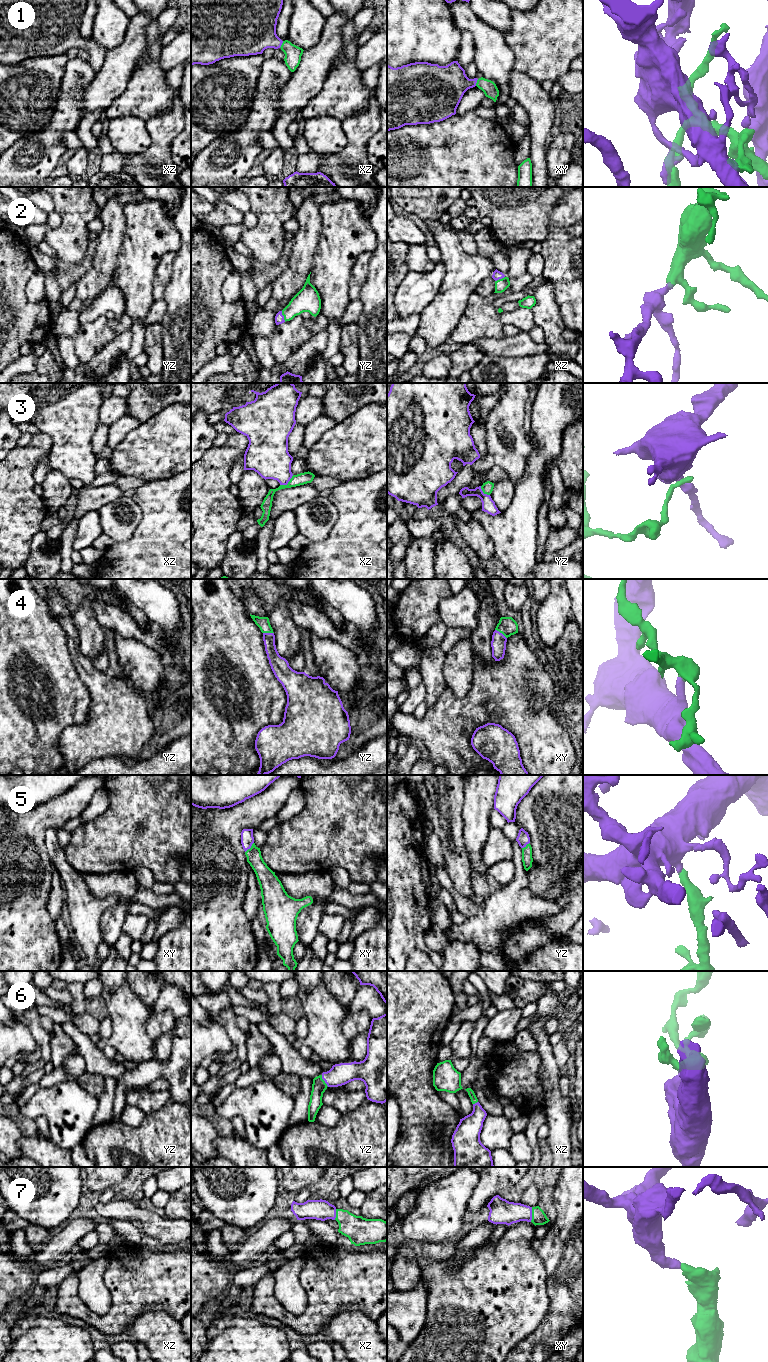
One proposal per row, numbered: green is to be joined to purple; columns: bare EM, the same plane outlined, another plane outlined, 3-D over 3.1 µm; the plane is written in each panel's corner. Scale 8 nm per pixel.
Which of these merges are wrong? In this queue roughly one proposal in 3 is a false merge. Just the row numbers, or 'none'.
3

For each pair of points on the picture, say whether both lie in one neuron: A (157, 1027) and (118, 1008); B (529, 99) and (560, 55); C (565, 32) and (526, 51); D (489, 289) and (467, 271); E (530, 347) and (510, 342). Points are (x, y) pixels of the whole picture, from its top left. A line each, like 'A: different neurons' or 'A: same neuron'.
A: different neurons
B: different neurons
C: same neuron
D: different neurons
E: same neuron

